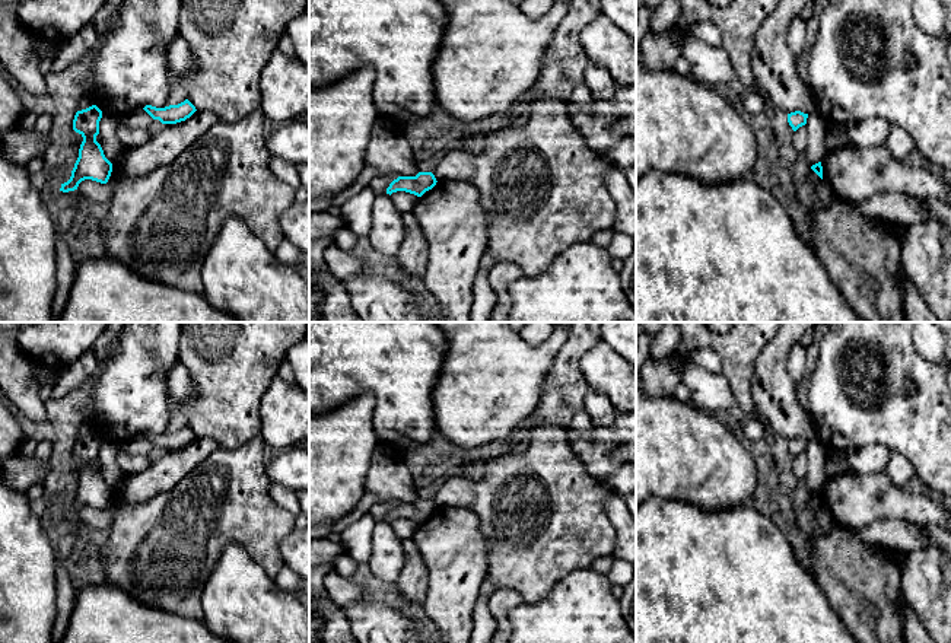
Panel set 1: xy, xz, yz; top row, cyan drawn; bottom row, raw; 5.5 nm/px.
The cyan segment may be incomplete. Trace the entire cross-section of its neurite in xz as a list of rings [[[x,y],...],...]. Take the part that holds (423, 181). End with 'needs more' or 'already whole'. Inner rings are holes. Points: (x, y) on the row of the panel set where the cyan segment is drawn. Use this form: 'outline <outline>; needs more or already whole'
outline [[[419,172],[416,176],[398,176],[387,188],[387,194],[405,191],[422,197],[426,191],[436,185],[436,178],[432,172]]]; already whole

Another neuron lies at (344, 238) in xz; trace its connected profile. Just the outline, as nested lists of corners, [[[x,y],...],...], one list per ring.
[[[344,226],[335,233],[333,242],[338,245],[340,248],[343,248],[344,251],[350,252],[353,246],[356,245],[357,238],[359,238],[357,235],[354,235],[352,230],[349,230]]]

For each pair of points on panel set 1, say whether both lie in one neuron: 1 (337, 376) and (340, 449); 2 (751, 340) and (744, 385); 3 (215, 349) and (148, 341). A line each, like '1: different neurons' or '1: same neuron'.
1: different neurons
2: same neuron
3: different neurons

